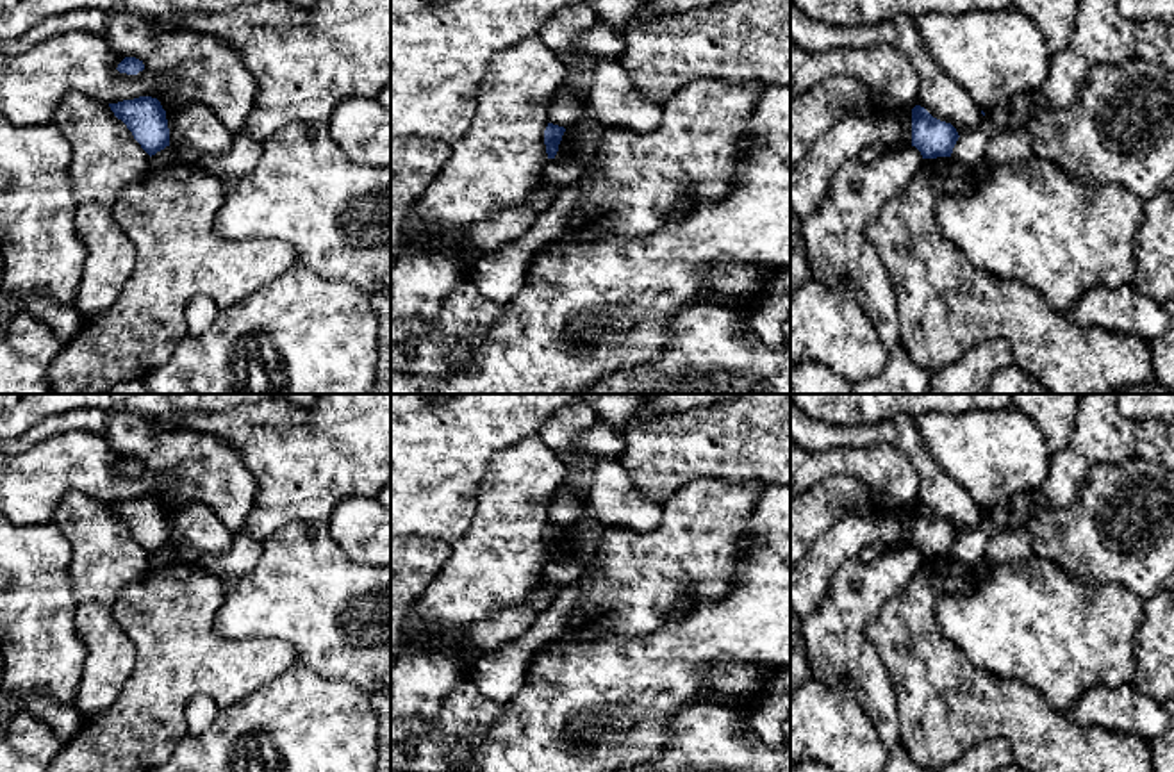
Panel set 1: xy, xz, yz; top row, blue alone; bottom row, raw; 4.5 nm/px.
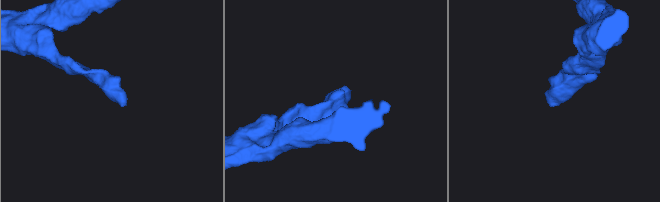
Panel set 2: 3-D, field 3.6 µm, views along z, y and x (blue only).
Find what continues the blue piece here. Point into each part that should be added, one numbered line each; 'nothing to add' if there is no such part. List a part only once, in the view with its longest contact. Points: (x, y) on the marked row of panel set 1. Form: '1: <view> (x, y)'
nothing to add

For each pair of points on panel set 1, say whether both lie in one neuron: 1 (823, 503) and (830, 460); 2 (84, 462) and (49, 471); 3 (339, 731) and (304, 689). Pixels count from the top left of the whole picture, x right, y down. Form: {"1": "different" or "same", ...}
{"1": "different", "2": "same", "3": "same"}

